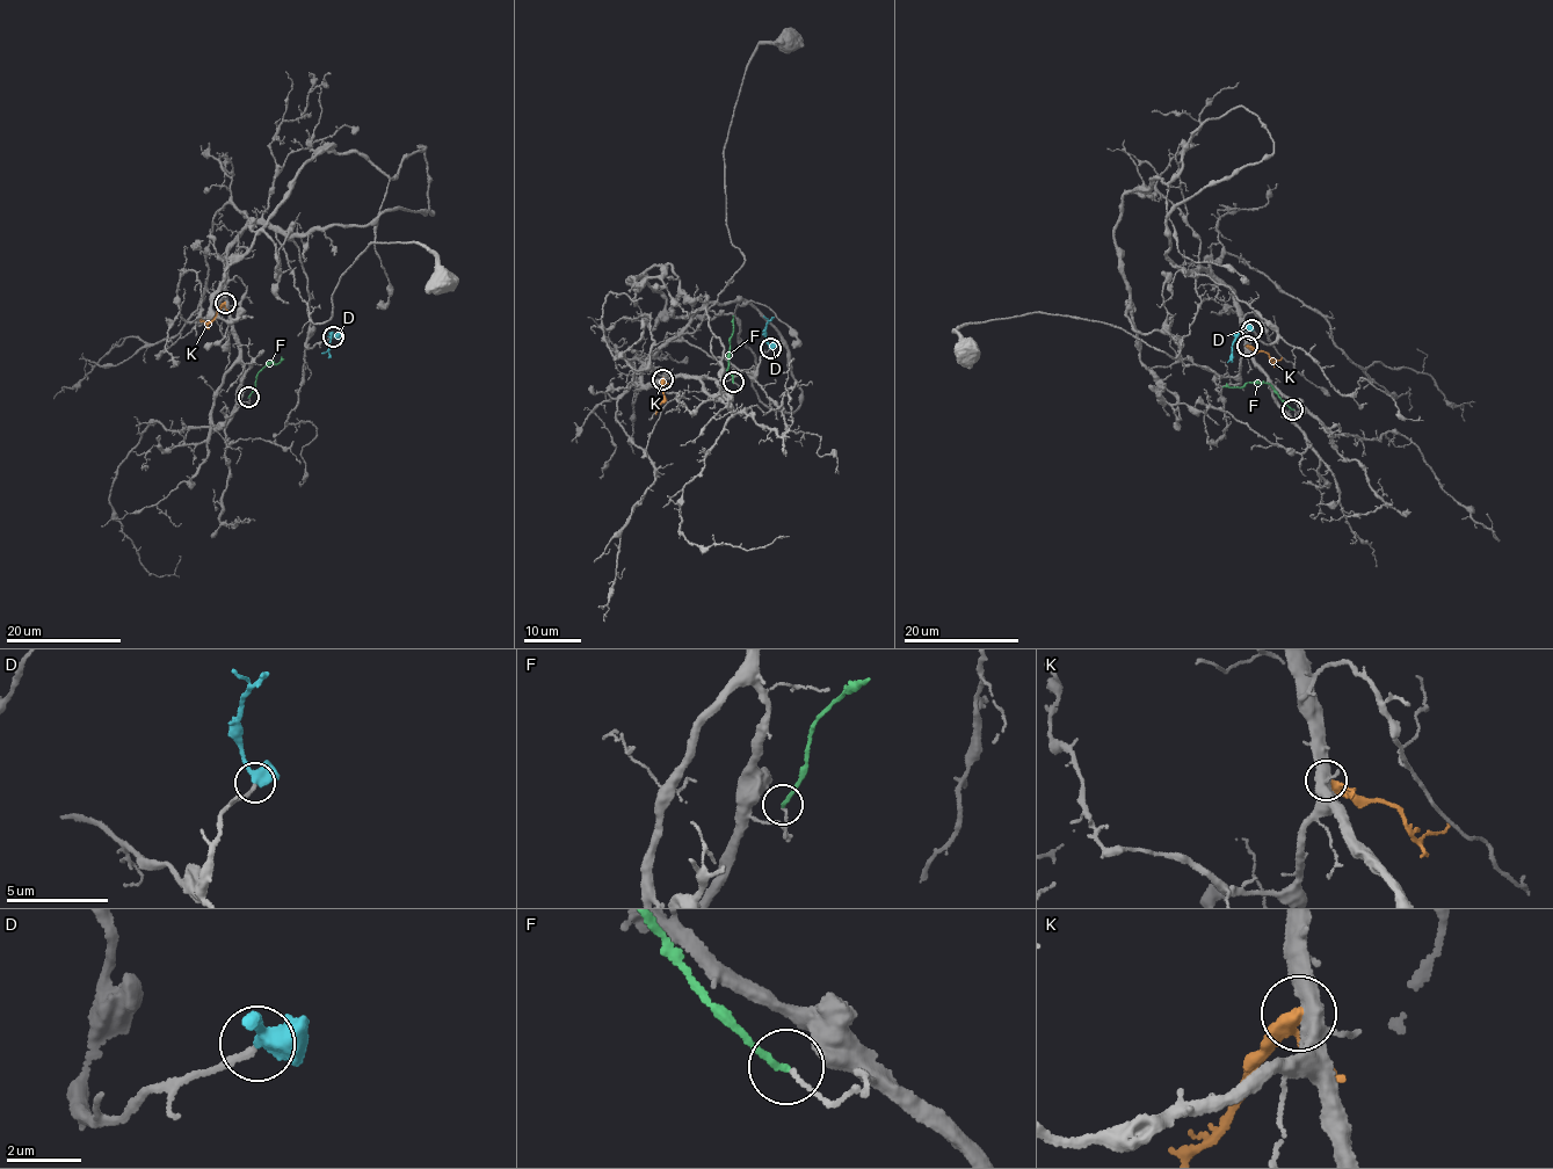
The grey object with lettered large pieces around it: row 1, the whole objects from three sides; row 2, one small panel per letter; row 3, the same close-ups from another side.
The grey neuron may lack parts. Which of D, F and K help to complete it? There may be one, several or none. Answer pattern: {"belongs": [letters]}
{"belongs": ["D"]}

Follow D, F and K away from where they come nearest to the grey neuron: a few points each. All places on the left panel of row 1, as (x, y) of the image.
D: (333, 335), (328, 349), (321, 354)
F: (248, 397), (258, 374), (273, 361), (276, 364), (283, 360)
K: (225, 303), (207, 322), (200, 319)

